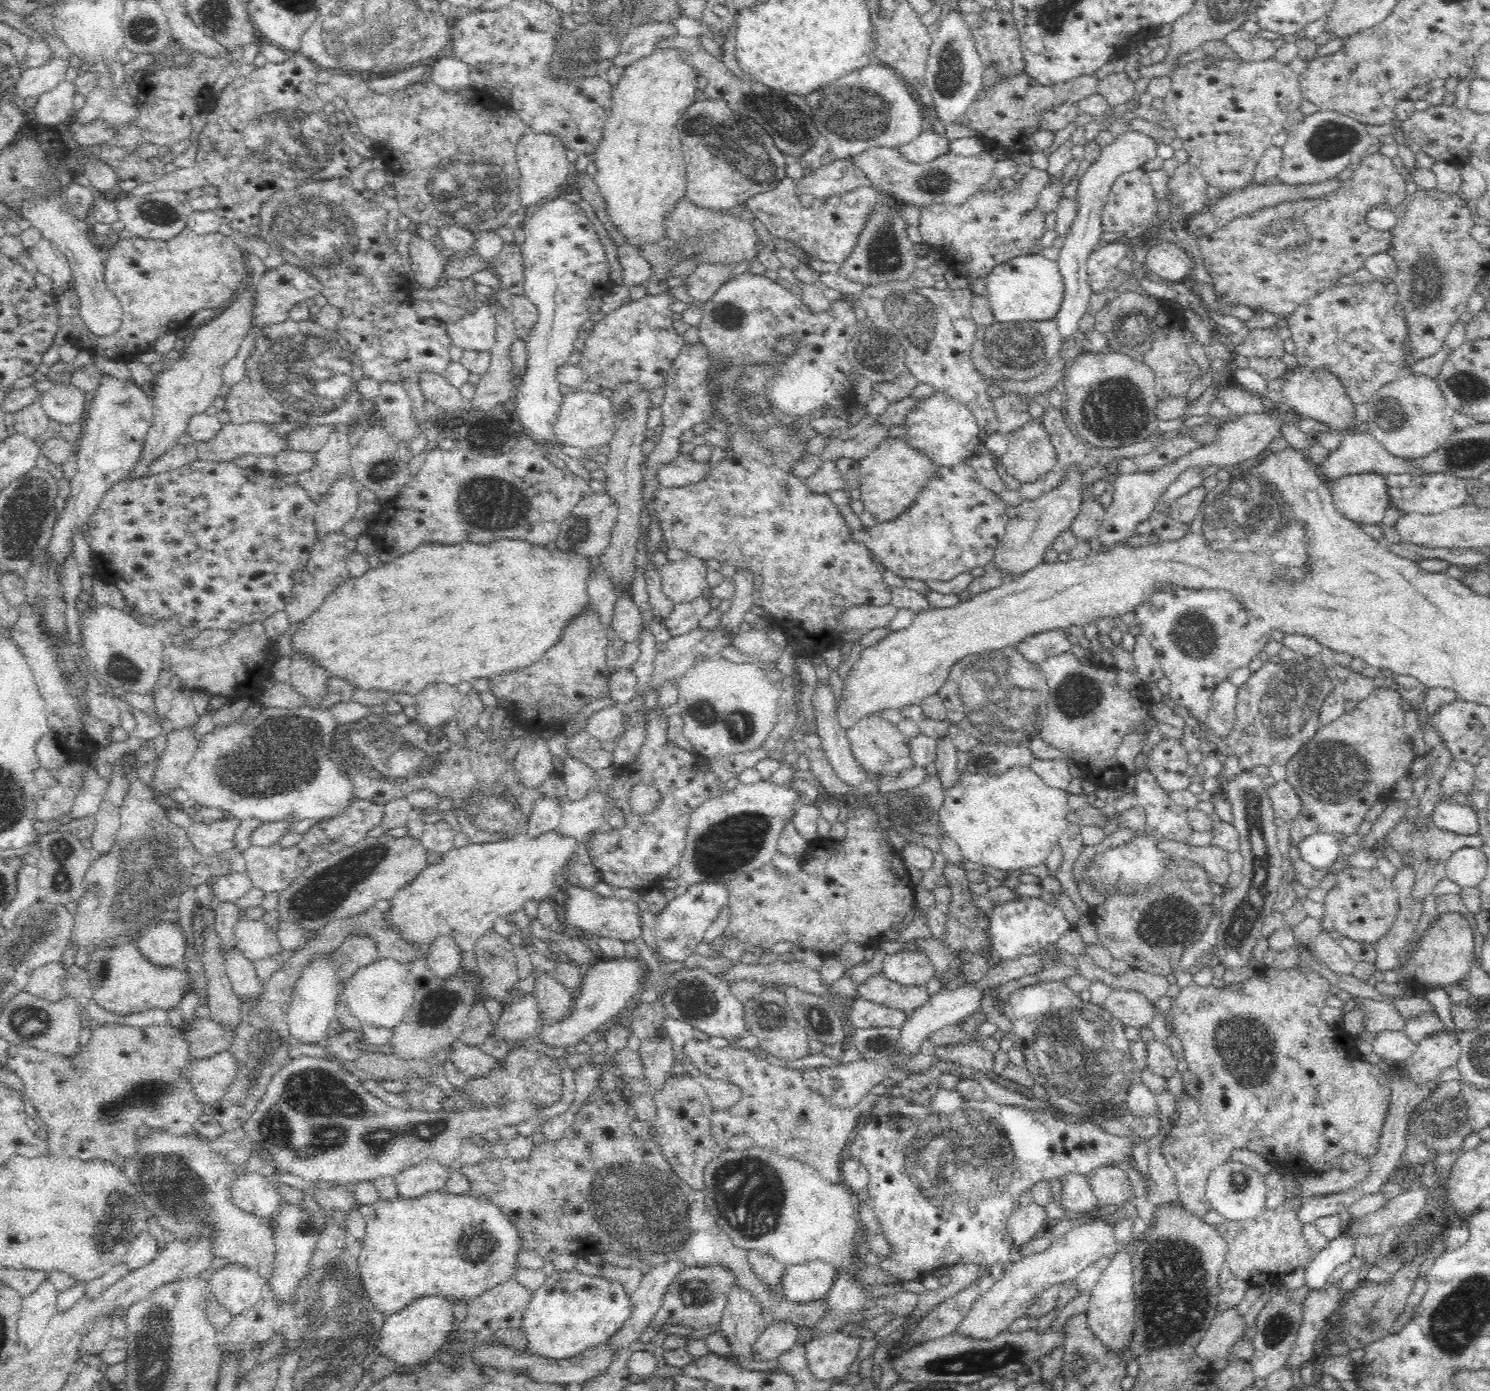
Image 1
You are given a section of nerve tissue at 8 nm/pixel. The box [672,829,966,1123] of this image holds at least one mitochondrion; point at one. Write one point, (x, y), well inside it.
(694, 1003)

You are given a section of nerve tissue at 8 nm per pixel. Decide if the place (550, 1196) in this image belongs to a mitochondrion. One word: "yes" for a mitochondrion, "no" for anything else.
no

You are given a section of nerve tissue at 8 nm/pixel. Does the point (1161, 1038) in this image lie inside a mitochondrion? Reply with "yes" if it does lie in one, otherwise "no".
no

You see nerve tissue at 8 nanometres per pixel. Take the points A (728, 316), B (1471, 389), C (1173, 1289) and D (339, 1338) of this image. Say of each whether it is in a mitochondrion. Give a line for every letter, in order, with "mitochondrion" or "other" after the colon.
A: mitochondrion
B: mitochondrion
C: mitochondrion
D: mitochondrion

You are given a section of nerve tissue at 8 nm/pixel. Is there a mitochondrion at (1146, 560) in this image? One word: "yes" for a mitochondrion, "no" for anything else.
no

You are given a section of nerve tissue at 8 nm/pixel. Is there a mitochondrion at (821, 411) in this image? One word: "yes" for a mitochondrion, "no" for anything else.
no

